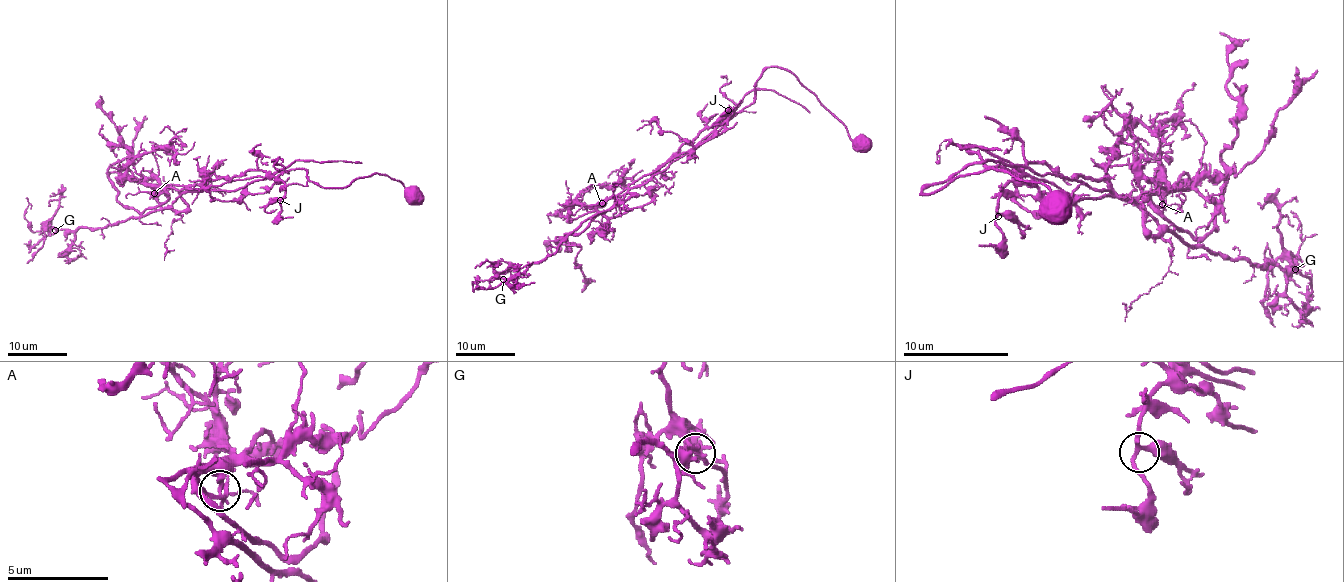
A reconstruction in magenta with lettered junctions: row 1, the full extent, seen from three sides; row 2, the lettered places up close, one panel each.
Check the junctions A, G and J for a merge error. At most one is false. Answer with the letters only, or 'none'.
A

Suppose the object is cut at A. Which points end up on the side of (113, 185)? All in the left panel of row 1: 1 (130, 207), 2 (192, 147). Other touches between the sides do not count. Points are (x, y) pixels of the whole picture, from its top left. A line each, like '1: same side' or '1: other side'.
1: same side
2: same side

